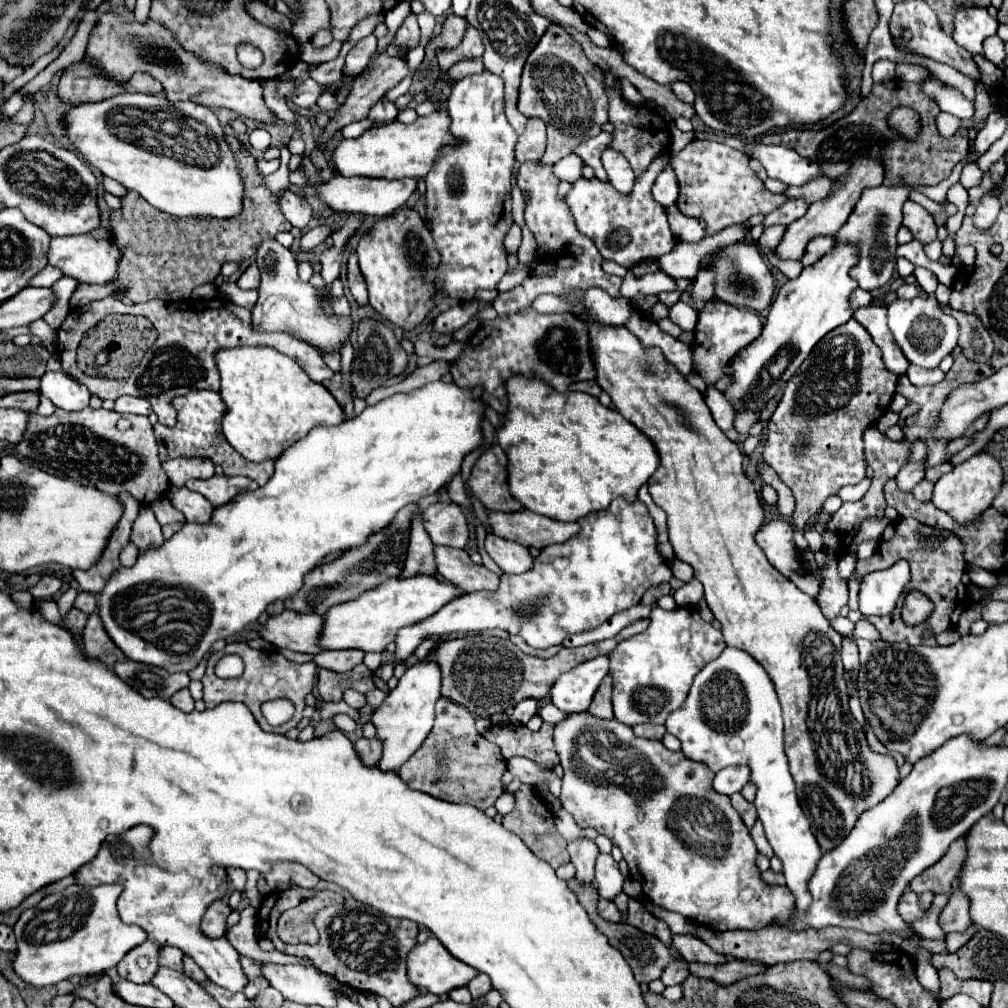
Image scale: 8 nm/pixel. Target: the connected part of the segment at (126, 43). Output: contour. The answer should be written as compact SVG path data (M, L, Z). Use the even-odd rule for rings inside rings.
M113 12L101 14L101 20L93 28L87 44L87 54L97 58L111 74L115 74L117 82L121 84L127 82L135 72L149 72L153 78L157 78L163 84L171 102L191 100L209 108L223 106L257 124L265 124L265 126L277 124L277 118L263 102L261 84L257 80L247 80L243 76L227 74L217 66L197 60L193 54L181 50L181 46L165 26L153 20L145 24L137 24L133 20L125 22L125 20L127 16L123 18L121 14L113 14Z

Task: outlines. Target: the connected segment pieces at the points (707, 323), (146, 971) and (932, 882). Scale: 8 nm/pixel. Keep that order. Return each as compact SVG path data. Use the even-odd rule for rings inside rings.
M711 300L699 314L697 326L695 326L695 342L693 342L693 368L705 378L705 382L711 386L723 376L723 366L731 362L731 358L747 344L751 344L755 338L759 338L763 330L761 318L751 310L741 310L737 306L729 306L725 302Z
M147 940L141 946L133 948L125 954L125 958L119 962L117 970L123 980L135 982L135 984L147 984L151 982L153 974L159 970L159 952L161 944Z
M957 838L957 842L953 842L953 846L949 846L947 854L937 864L929 866L925 872L921 872L917 878L913 878L909 888L915 894L921 894L925 890L931 890L935 894L947 892L951 888L951 880L961 870L961 862L965 862L965 854L967 854L965 838Z

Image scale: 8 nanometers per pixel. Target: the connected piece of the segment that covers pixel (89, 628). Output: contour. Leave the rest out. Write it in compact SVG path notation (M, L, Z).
M97 614L89 616L89 622L83 630L83 648L91 658L97 658L107 666L125 660L125 654L121 654L109 634L105 634L105 628L101 626L101 618Z

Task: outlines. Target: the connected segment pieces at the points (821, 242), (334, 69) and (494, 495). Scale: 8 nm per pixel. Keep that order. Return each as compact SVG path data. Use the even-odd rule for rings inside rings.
M821 236L821 238L811 238L809 246L805 248L805 254L801 258L803 266L815 264L823 254L827 254L833 248L833 238L831 236Z
M349 40L347 44L343 44L343 48L341 48L341 52L339 52L339 56L337 56L335 60L329 60L329 62L323 62L323 64L319 64L319 66L313 66L313 68L309 70L311 78L313 78L315 82L319 82L319 84L335 84L335 82L343 80L341 68L343 68L345 56L347 56L347 52L351 50L351 46L353 46L353 42Z
M493 444L487 448L469 478L471 492L483 502L491 512L521 512L523 506L511 496L507 484L507 454L501 446Z

